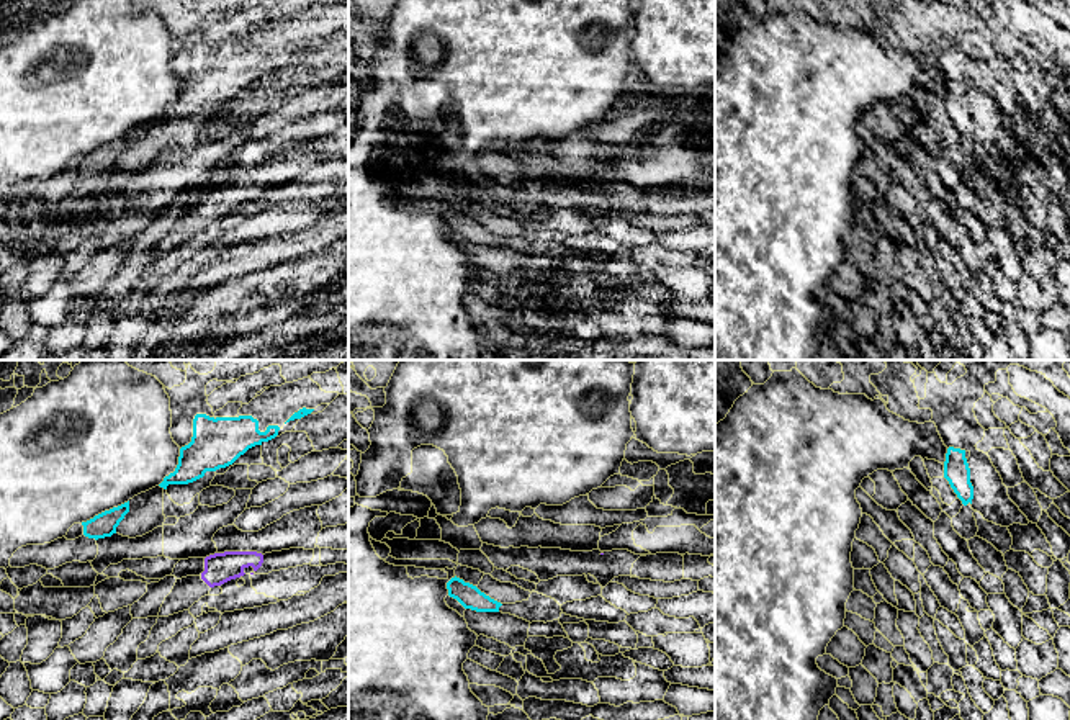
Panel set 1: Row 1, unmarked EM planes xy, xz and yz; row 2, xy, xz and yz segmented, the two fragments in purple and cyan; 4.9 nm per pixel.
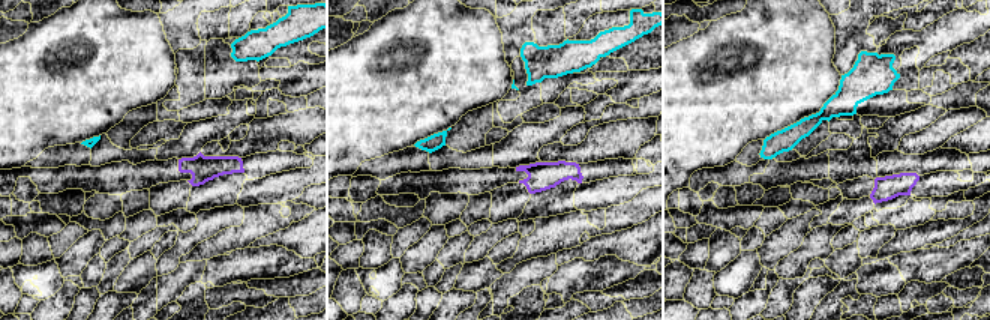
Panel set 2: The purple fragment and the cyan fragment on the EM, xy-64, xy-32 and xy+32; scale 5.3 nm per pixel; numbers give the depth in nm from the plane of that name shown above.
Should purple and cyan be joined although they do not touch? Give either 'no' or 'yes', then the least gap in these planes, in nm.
no | 360 nm

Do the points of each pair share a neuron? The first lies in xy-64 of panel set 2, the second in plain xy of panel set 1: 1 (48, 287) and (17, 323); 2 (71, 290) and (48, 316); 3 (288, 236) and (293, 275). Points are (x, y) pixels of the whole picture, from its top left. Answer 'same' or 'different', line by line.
1: different
2: different
3: same

